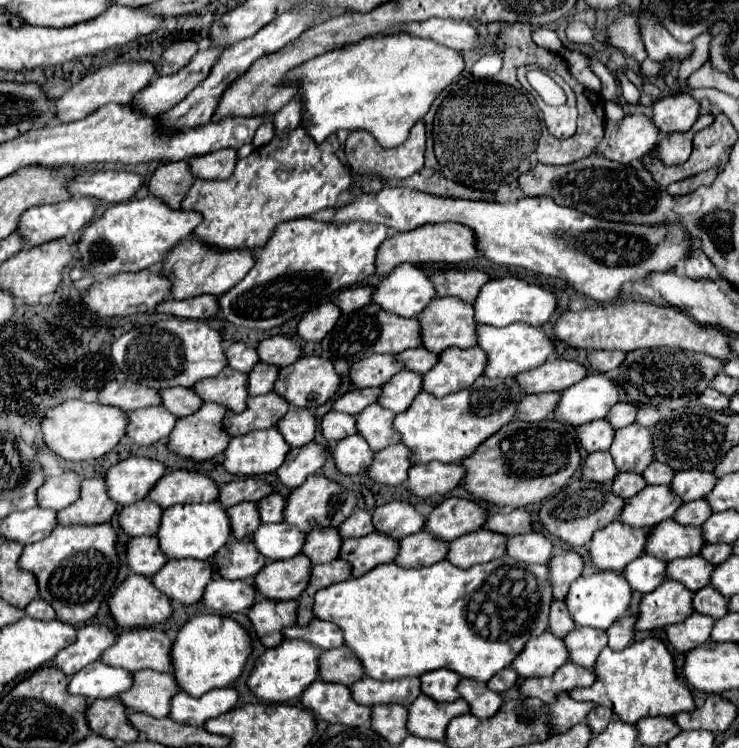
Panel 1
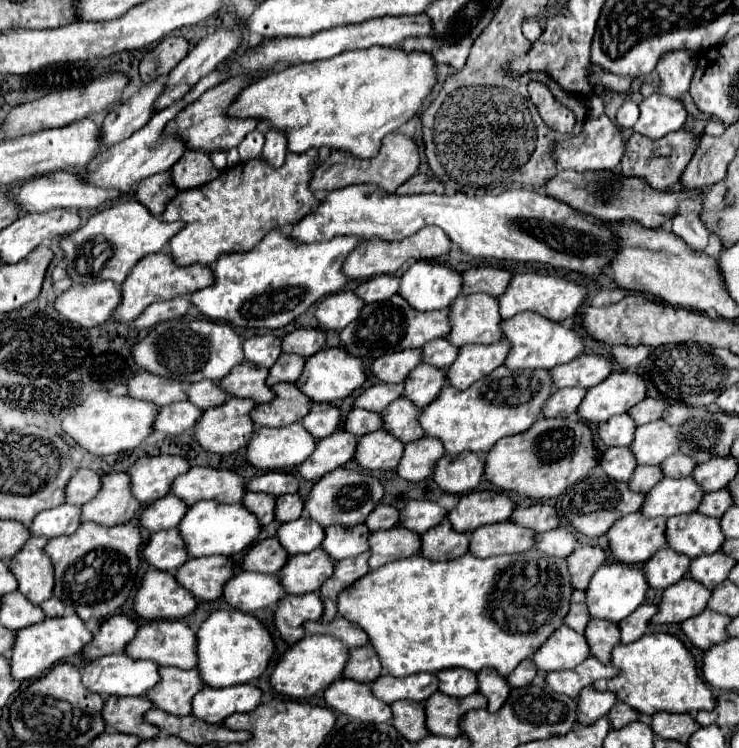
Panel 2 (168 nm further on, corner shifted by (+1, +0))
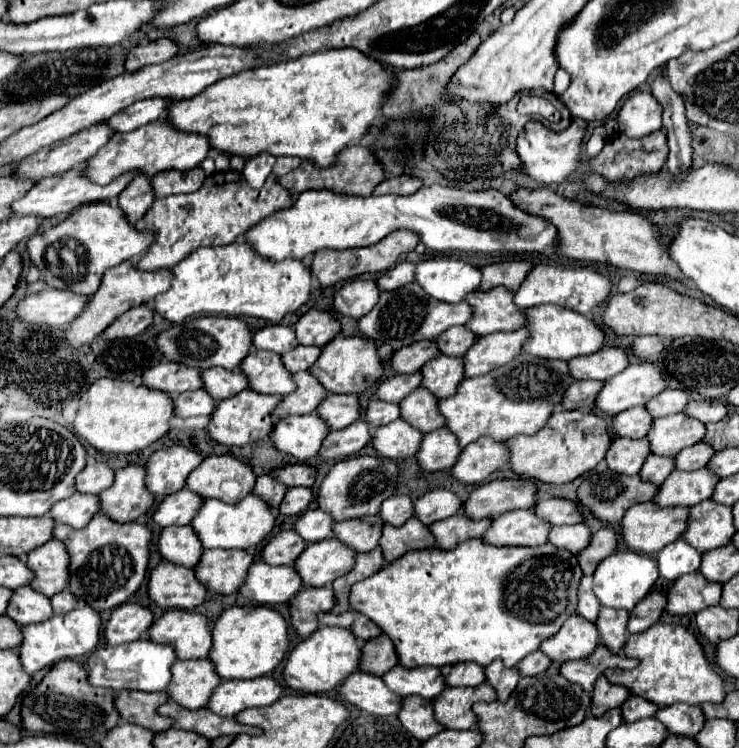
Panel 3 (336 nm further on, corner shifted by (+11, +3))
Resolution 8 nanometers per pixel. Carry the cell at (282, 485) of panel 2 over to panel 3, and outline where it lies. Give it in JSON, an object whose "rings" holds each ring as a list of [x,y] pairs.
{"rings":[[[293,464],[293,466],[283,466],[271,472],[275,480],[281,480],[287,488],[293,486],[313,486],[315,482],[315,470],[305,466],[305,464]]]}

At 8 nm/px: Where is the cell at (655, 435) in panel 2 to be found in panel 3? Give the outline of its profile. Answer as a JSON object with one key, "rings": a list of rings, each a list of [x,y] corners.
{"rings":[[[669,414],[655,418],[651,430],[647,432],[649,450],[657,456],[675,456],[681,448],[701,442],[705,434],[705,424],[687,418],[685,414]]]}

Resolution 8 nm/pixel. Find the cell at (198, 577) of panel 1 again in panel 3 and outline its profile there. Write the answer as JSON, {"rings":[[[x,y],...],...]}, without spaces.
{"rings":[[[205,550],[193,572],[195,578],[205,584],[207,590],[215,594],[233,594],[245,578],[245,572],[251,562],[253,552],[249,554],[247,550]]]}

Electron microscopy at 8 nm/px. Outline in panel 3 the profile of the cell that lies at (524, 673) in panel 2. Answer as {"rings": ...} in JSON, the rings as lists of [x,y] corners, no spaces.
{"rings":[[[537,650],[537,652],[531,652],[529,656],[525,656],[517,664],[517,670],[519,670],[521,676],[535,676],[539,672],[545,672],[549,664],[551,664],[551,660],[541,650]]]}

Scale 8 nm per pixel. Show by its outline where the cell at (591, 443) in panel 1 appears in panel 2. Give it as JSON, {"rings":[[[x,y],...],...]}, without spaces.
{"rings":[[[623,413],[623,415],[615,415],[609,421],[605,421],[599,427],[599,439],[607,445],[607,447],[621,447],[621,445],[631,445],[631,439],[635,437],[635,421]]]}

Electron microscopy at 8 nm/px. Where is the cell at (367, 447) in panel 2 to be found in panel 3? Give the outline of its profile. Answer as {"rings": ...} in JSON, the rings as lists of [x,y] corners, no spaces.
{"rings":[[[395,420],[385,426],[379,426],[371,434],[371,446],[377,456],[403,460],[417,452],[417,444],[421,442],[421,432],[413,430],[405,420]]]}

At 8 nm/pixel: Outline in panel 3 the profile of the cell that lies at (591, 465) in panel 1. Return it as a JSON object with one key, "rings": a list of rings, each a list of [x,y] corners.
{"rings":[[[615,438],[605,456],[605,462],[609,470],[631,476],[641,470],[641,464],[645,462],[647,456],[649,456],[649,444],[645,444],[645,438],[641,440]]]}

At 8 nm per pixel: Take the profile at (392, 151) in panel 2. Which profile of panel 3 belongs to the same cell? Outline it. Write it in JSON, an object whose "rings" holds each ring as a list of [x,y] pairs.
{"rings":[[[349,146],[349,148],[345,148],[345,152],[341,152],[341,156],[337,158],[337,162],[333,166],[317,168],[317,166],[313,166],[311,160],[303,160],[303,164],[299,168],[281,176],[279,184],[293,194],[303,192],[303,190],[327,188],[327,190],[333,190],[339,194],[369,196],[369,194],[373,194],[375,186],[381,184],[383,180],[385,180],[385,168],[383,168],[383,164],[377,162],[375,152],[371,152],[371,148],[367,148],[367,146]]]}

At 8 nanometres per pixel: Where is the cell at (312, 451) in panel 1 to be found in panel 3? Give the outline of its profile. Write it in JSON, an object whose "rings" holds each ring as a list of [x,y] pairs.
{"rings":[[[357,420],[343,430],[329,432],[317,456],[327,462],[355,456],[369,442],[369,436],[371,436],[369,426],[363,420]]]}

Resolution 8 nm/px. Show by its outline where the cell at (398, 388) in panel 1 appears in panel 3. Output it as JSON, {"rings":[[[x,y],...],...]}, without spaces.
{"rings":[[[435,356],[433,360],[425,362],[421,372],[421,388],[427,388],[437,398],[453,396],[453,390],[463,380],[463,364],[461,358],[451,356]]]}

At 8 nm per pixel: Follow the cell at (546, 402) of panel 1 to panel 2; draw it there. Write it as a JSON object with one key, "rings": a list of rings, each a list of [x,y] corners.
{"rings":[[[571,387],[571,389],[557,389],[555,395],[549,397],[549,401],[543,407],[543,417],[569,417],[577,413],[579,403],[583,401],[587,389],[583,387]]]}

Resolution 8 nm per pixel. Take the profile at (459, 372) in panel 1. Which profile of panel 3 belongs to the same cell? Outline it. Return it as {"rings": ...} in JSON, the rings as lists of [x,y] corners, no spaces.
{"rings":[[[497,332],[475,338],[473,346],[463,356],[465,378],[487,374],[493,368],[499,368],[513,360],[521,352],[521,340],[525,332]]]}

